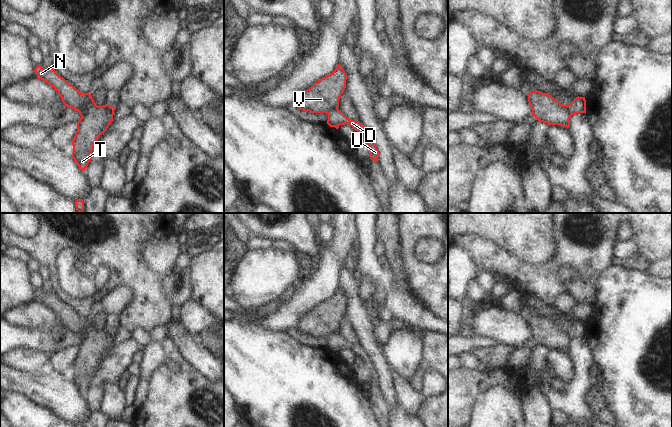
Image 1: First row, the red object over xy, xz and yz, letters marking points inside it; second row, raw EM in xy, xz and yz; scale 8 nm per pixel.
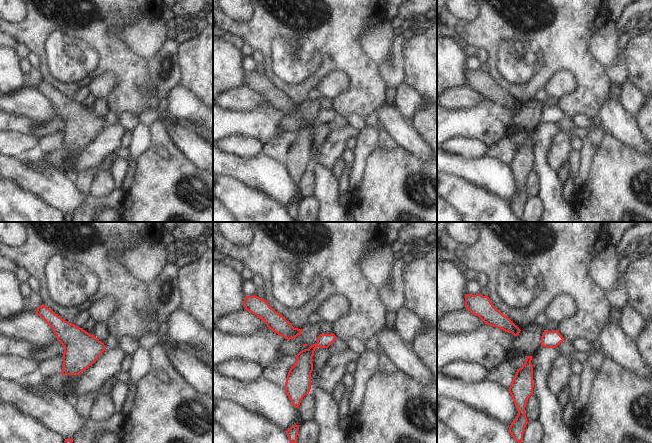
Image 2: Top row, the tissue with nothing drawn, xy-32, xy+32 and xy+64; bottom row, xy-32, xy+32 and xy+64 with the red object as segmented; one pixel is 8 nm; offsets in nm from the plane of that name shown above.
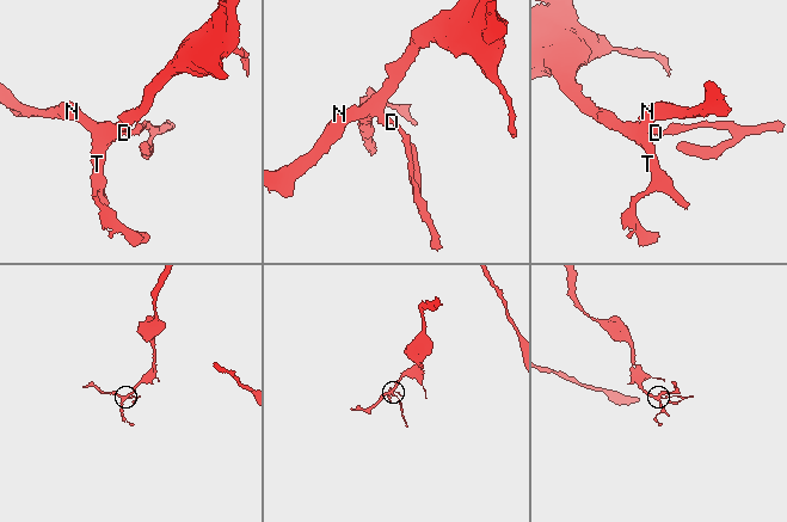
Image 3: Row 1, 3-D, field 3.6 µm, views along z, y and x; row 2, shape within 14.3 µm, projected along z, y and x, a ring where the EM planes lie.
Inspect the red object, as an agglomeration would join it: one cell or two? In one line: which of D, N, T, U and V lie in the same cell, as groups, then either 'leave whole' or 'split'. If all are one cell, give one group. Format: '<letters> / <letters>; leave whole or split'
D U / N T V; split

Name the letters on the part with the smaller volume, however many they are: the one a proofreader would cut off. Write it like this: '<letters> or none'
D, U

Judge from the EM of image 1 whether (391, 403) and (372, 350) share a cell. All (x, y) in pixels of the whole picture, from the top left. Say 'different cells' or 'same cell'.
same cell

